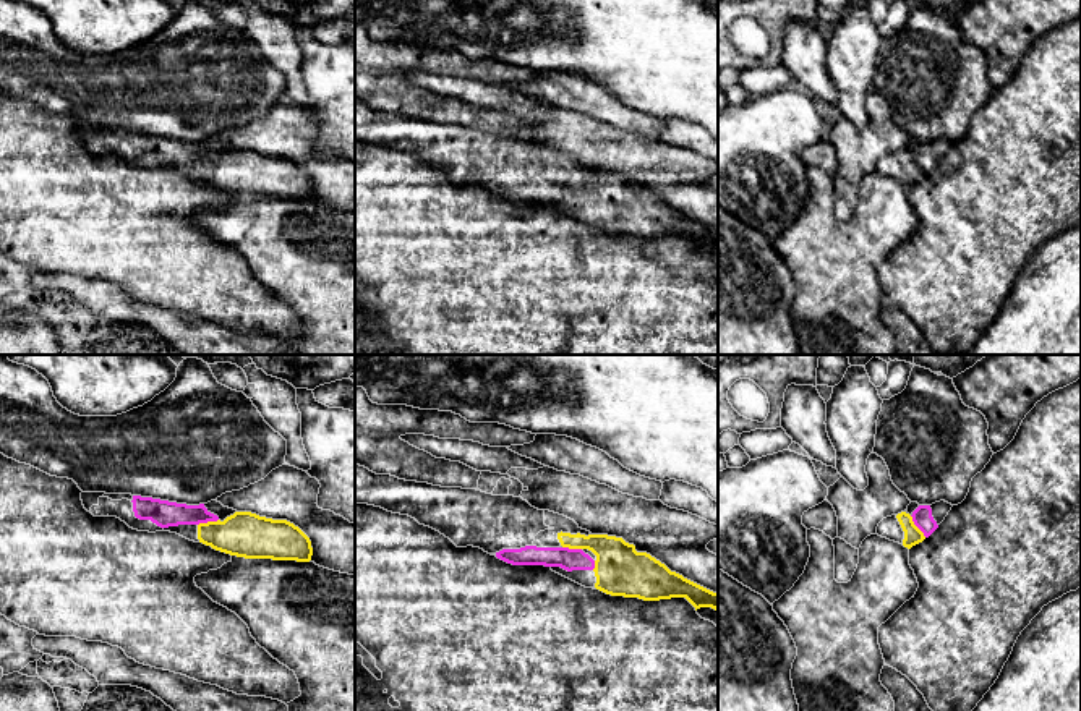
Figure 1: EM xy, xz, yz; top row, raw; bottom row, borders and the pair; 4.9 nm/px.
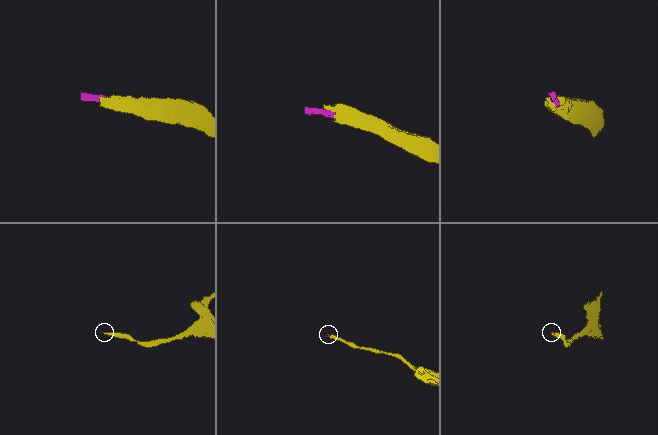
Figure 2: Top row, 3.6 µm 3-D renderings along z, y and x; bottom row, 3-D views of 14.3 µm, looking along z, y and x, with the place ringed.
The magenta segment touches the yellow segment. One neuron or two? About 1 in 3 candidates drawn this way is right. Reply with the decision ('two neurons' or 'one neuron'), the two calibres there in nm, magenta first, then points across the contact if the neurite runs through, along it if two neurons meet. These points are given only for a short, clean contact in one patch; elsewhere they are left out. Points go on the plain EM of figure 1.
one neuron; 100 nm thick on the magenta side, 90 nm on the other; runs through yz (922, 156), (916, 162), (913, 172)

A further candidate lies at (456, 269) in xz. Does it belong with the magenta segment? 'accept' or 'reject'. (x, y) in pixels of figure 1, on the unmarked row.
reject

